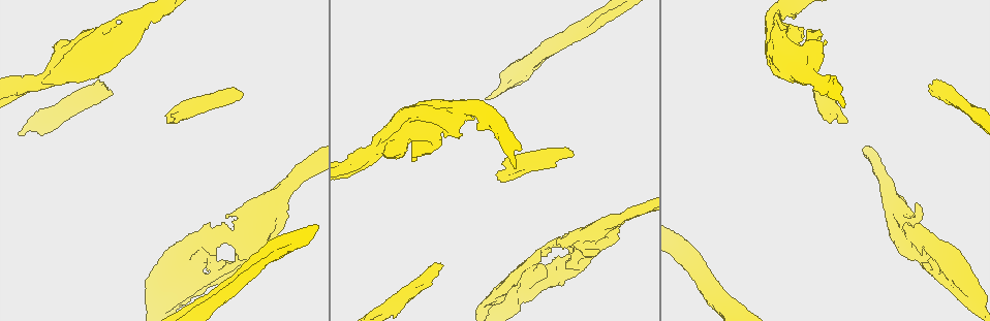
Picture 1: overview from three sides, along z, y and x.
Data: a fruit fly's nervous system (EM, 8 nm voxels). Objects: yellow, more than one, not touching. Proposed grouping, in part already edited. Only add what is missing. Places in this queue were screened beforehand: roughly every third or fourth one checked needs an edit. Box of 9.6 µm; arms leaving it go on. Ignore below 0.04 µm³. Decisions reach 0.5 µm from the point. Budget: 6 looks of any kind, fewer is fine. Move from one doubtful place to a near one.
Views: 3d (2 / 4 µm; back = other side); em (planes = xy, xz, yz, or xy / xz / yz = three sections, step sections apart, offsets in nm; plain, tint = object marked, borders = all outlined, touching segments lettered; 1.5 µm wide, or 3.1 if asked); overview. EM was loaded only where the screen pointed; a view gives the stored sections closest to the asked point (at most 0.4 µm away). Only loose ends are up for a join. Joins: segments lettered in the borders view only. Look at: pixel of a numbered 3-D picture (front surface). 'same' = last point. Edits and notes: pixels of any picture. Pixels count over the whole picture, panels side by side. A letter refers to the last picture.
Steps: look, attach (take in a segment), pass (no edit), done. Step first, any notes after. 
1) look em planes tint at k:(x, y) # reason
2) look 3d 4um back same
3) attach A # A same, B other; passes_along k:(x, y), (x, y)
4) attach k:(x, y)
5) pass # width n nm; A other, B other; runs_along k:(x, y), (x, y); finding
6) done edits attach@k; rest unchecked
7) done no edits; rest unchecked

look 3d 4um at 1:(594, 251) # free end

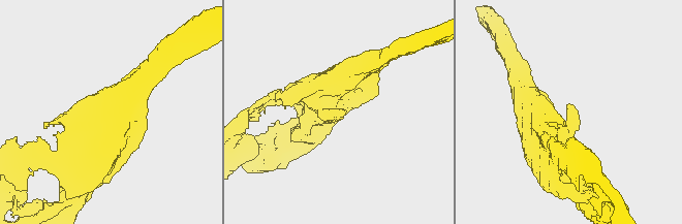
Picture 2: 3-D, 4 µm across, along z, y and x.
look em planes borders at 2:(336, 111)

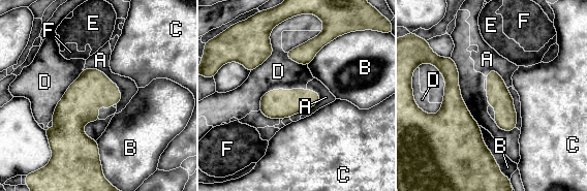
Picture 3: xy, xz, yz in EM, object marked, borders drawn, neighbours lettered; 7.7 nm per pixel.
pass # A other, B other, C other, D other, E other, F other; none of them fits

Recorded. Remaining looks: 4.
look 3d 2um at 1:(239, 95) # an open end

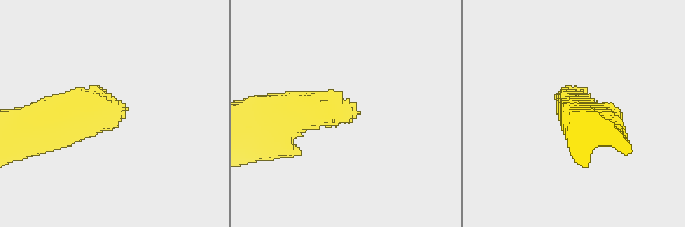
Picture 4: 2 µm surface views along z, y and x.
look em planes plain at 4:(125, 117)

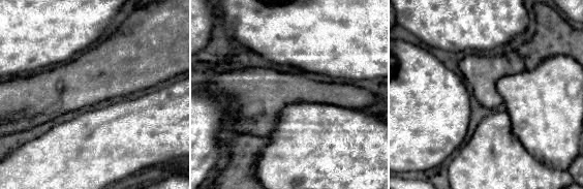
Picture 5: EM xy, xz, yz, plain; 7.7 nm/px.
look em planes borders same

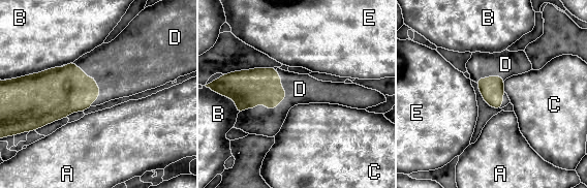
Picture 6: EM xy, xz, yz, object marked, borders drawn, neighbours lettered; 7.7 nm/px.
attach D # width 180 nm; A other, B other, C other, D same, E other; the neuron continues

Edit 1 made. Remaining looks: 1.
done edits attach@6; rest unchecked

